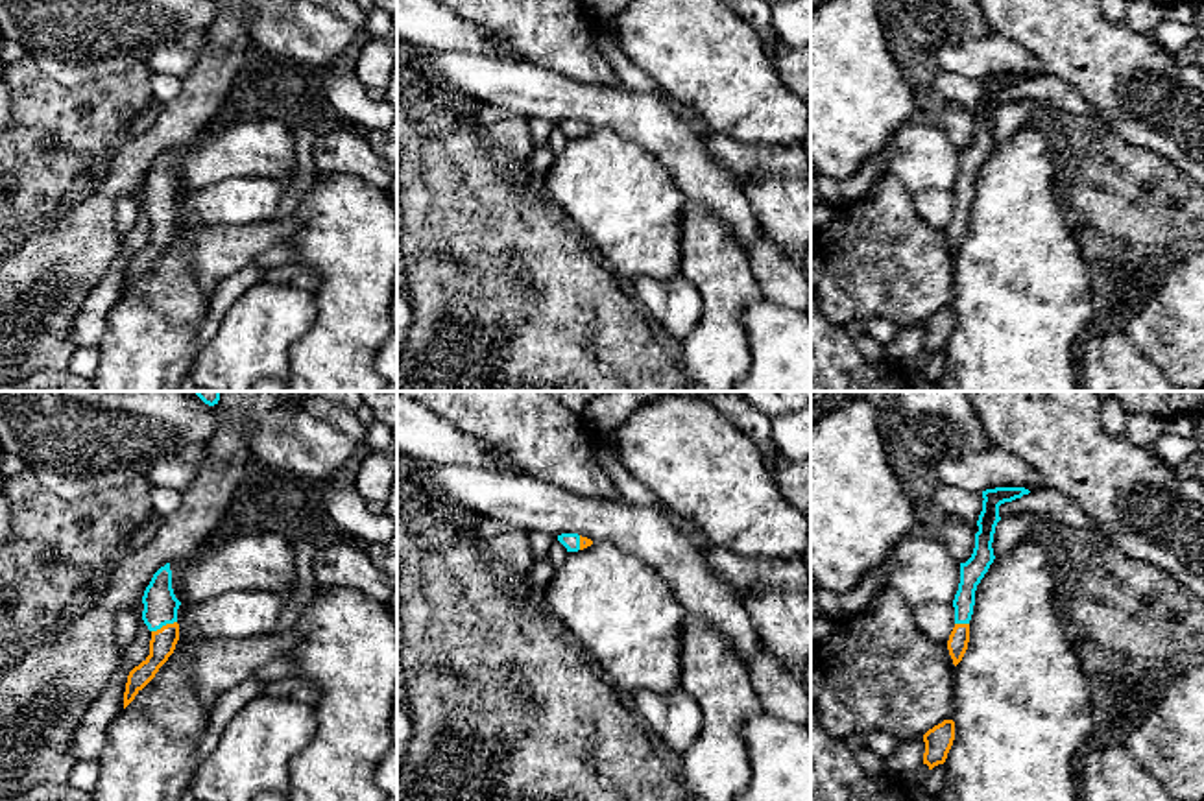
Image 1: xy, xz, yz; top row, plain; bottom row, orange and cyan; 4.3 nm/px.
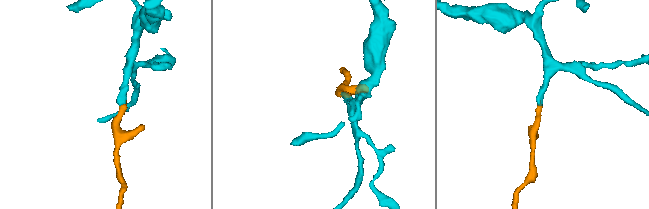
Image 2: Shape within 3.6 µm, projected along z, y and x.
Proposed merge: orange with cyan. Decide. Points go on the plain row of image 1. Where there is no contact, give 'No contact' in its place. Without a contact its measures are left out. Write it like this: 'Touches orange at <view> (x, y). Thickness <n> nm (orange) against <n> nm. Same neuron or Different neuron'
Touches orange at xy (163, 213). Thickness 110 nm (orange) against 150 nm. Same neuron

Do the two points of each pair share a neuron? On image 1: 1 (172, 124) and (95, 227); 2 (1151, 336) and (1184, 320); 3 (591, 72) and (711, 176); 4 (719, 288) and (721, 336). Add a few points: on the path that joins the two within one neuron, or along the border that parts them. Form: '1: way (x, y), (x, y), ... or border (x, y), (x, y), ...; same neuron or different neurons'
1: way (146, 150), (106, 192), (102, 202); same neuron
2: way (1158, 329), (1177, 327); same neuron
3: border (565, 76), (595, 85), (617, 85); different neurons
4: way (721, 299), (721, 325); same neuron

